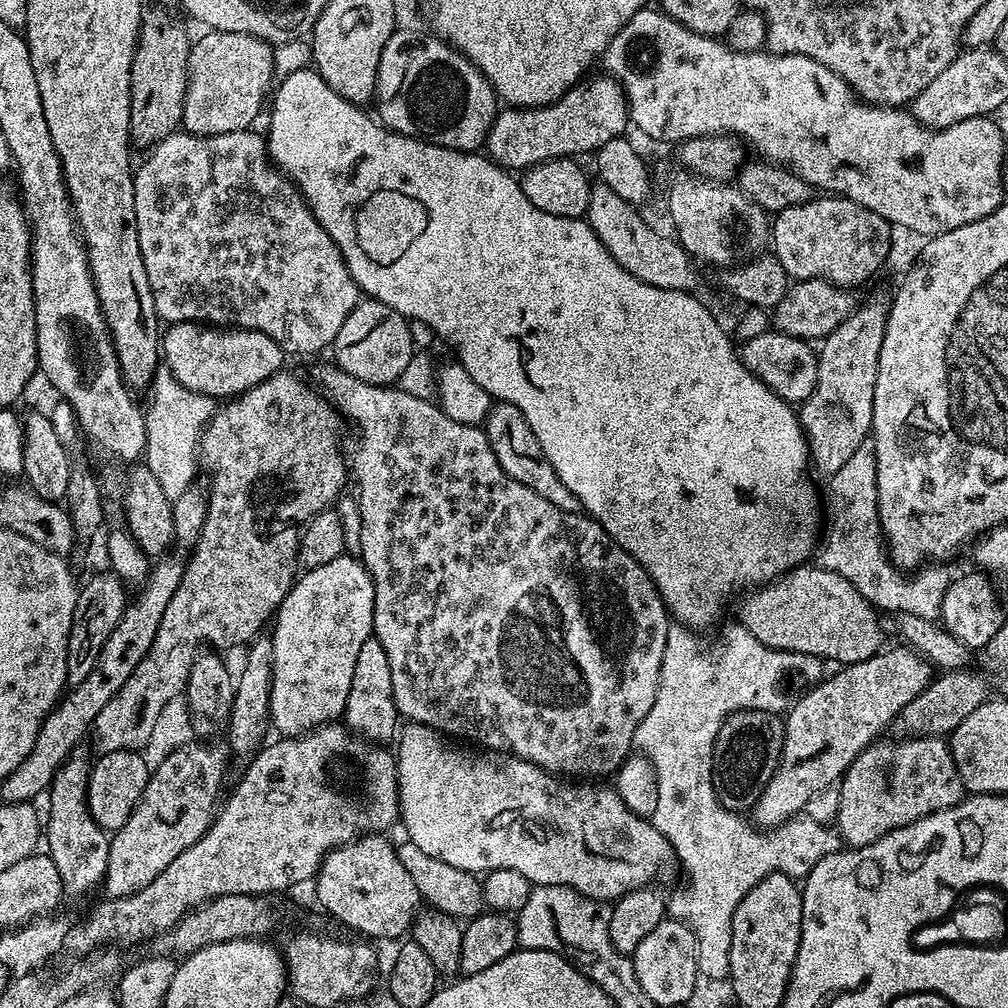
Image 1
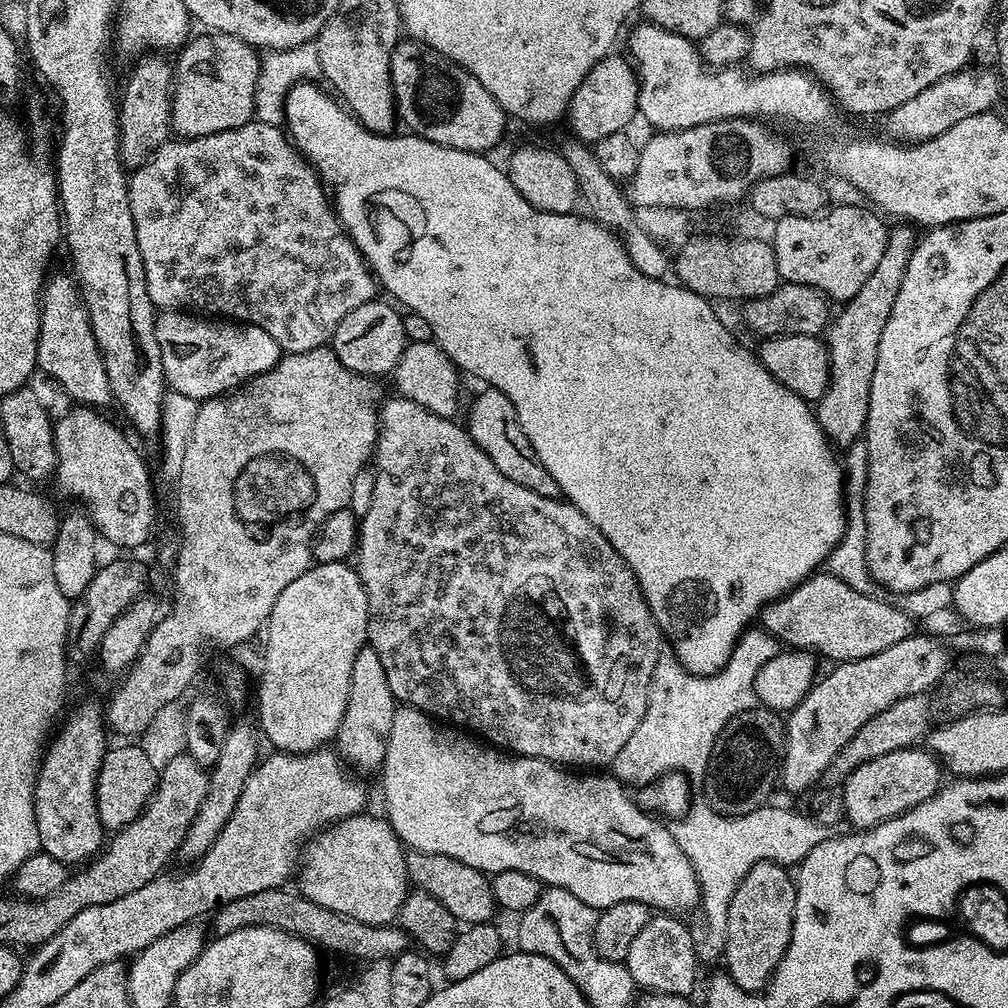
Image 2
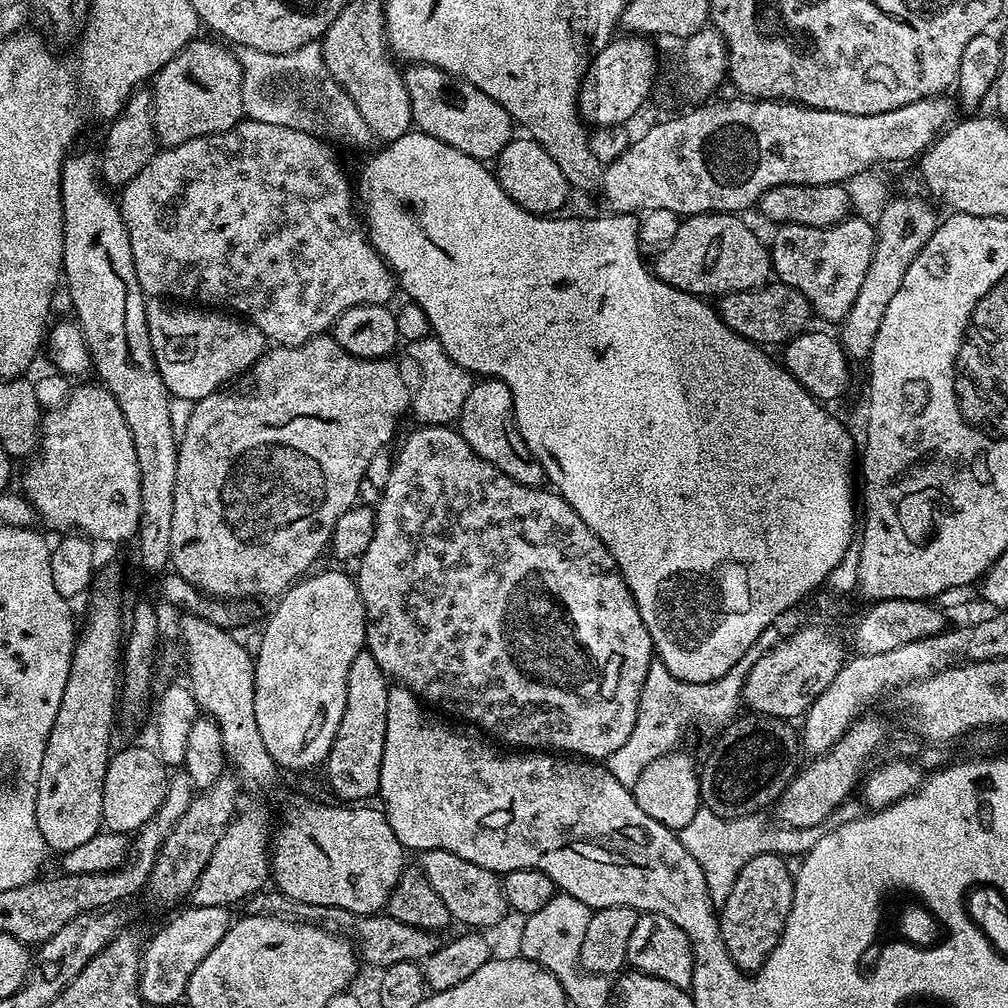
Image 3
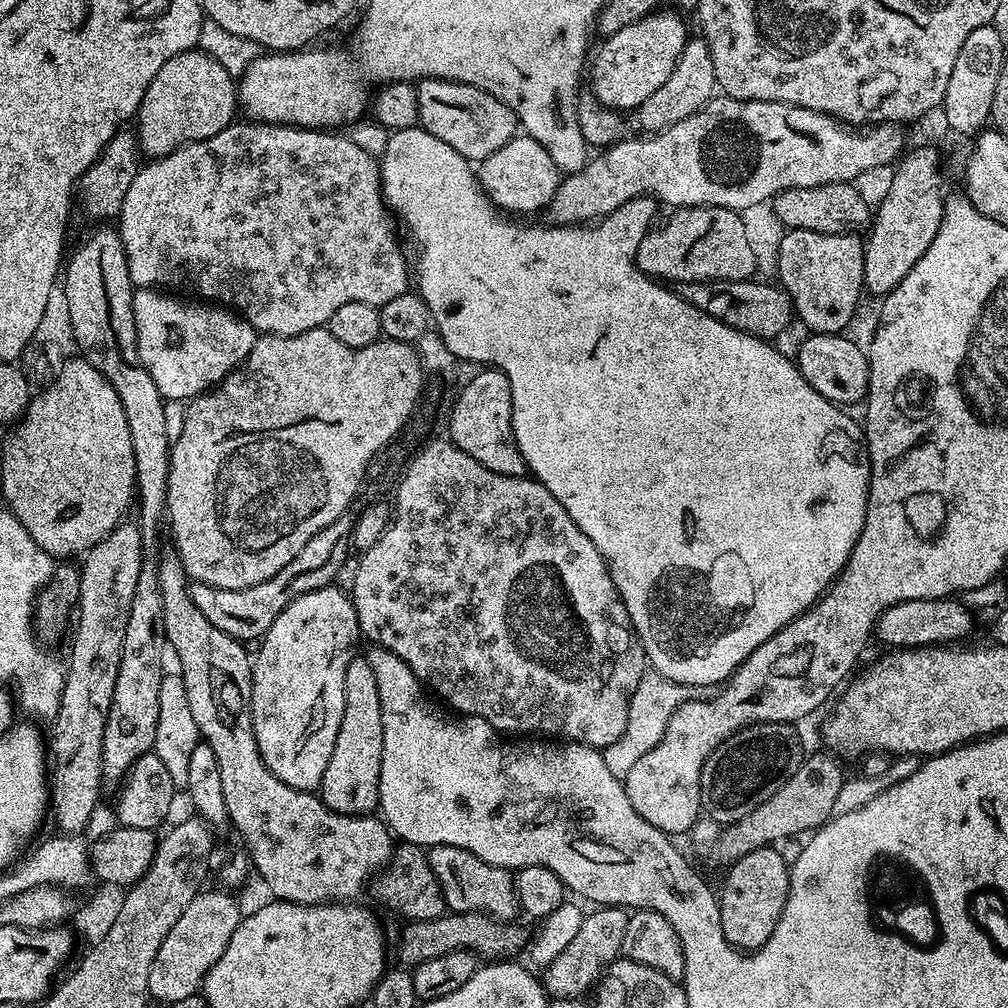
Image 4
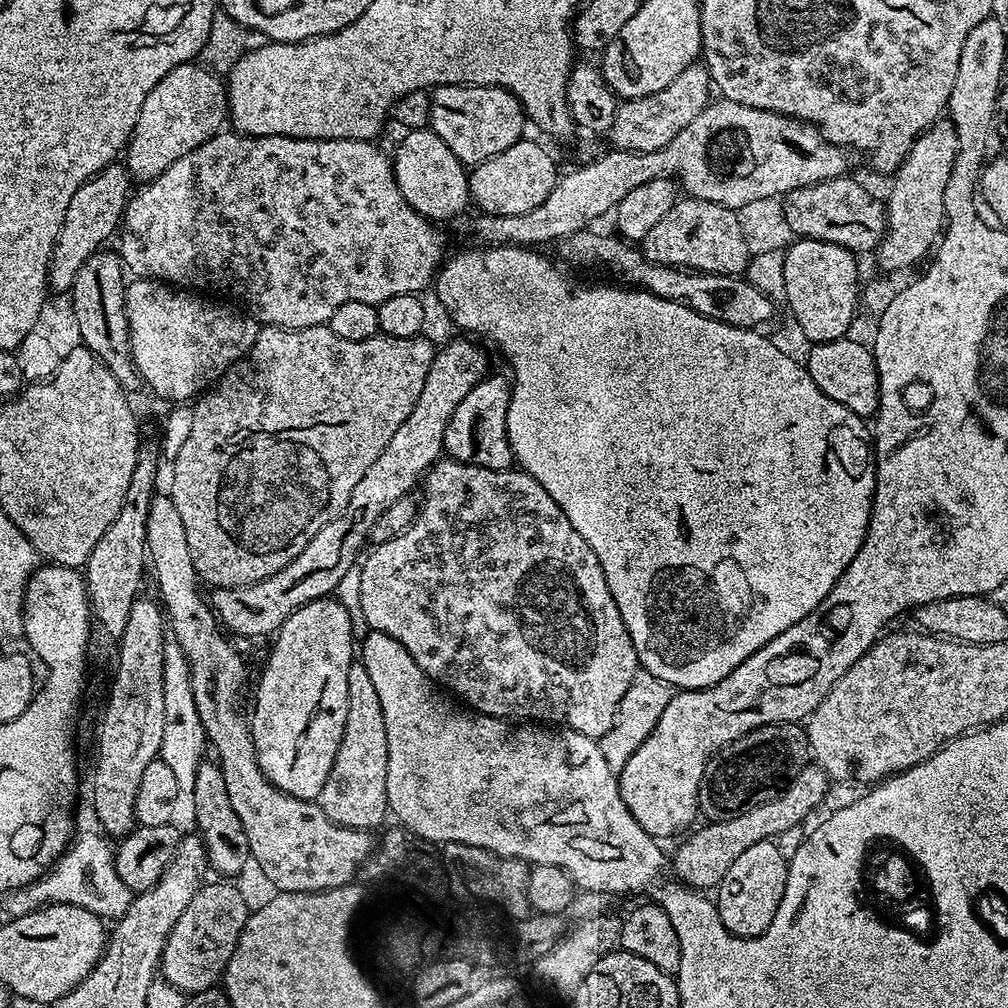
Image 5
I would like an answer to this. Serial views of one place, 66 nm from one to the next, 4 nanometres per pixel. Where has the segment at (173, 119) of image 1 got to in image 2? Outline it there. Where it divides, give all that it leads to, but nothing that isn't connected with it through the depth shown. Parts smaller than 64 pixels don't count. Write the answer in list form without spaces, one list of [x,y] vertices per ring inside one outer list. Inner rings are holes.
[[[144,54],[135,61],[136,66],[132,70],[132,77],[128,80],[128,85],[125,86],[124,92],[122,88],[122,95],[118,100],[118,107],[120,110],[120,160],[123,162],[125,169],[135,170],[141,168],[145,162],[152,159],[156,155],[156,151],[164,144],[167,144],[172,132],[172,85],[174,83],[174,68],[171,63],[168,64],[163,60],[163,55],[160,54]]]

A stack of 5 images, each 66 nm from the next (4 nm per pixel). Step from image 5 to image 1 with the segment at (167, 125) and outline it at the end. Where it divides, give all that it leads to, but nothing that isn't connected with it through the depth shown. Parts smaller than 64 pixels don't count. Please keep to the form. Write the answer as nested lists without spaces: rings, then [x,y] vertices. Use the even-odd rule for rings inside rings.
[[[211,30],[203,34],[205,36],[200,41],[197,39],[193,43],[188,59],[183,131],[192,132],[196,136],[213,136],[251,129],[255,125],[252,123],[260,116],[260,107],[263,104],[265,107],[273,87],[273,45],[250,34]]]

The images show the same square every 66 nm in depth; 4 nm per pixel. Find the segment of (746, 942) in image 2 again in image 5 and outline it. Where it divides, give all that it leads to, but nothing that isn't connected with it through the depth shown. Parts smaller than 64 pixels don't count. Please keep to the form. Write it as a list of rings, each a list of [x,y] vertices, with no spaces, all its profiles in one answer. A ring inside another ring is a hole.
[[[775,839],[754,842],[726,870],[726,878],[714,892],[714,903],[722,918],[722,926],[735,936],[760,936],[774,922],[782,894],[788,881],[789,857],[779,848]]]

